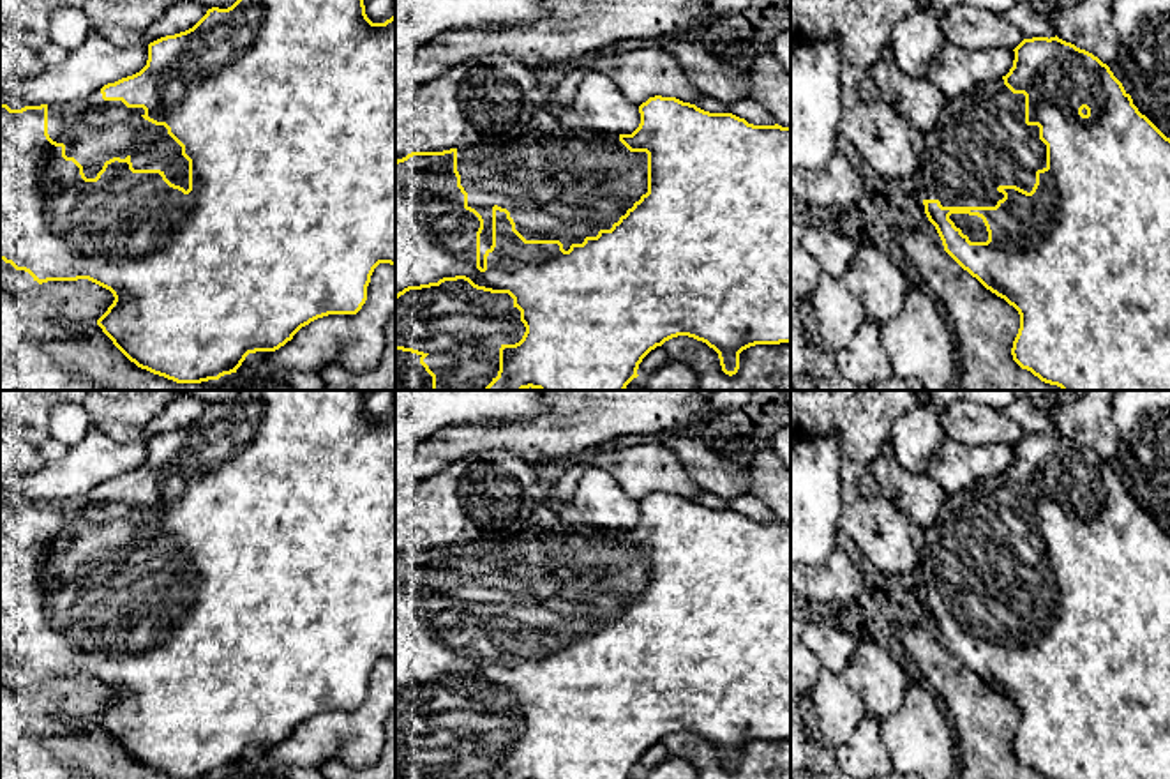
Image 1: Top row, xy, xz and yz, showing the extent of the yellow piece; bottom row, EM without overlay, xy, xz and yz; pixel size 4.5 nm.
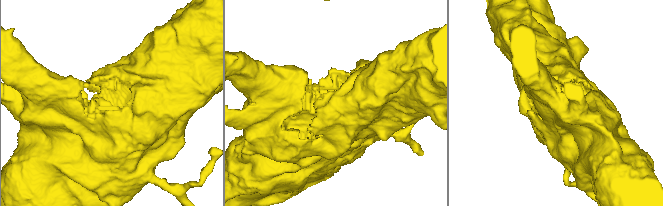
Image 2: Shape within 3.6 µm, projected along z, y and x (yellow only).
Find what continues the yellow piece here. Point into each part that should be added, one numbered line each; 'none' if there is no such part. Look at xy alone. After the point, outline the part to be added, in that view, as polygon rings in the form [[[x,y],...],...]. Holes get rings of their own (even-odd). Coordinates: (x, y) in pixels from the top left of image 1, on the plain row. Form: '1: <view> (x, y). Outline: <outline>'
1: xy (92, 525). Outline: [[[101,484],[86,495],[48,502],[48,530],[65,541],[86,574],[95,574],[104,558],[131,553],[134,565],[161,565],[166,574],[189,585],[189,556],[164,521],[143,514],[143,503],[104,496]]]

